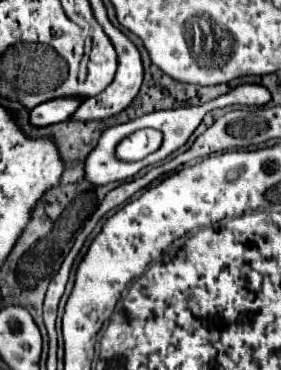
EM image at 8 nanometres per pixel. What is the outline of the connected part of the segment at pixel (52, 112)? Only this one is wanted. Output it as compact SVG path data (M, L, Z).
M75 96L75 98L55 98L49 102L43 102L31 110L31 124L35 126L51 126L61 120L69 120L73 112L81 106L85 98Z

